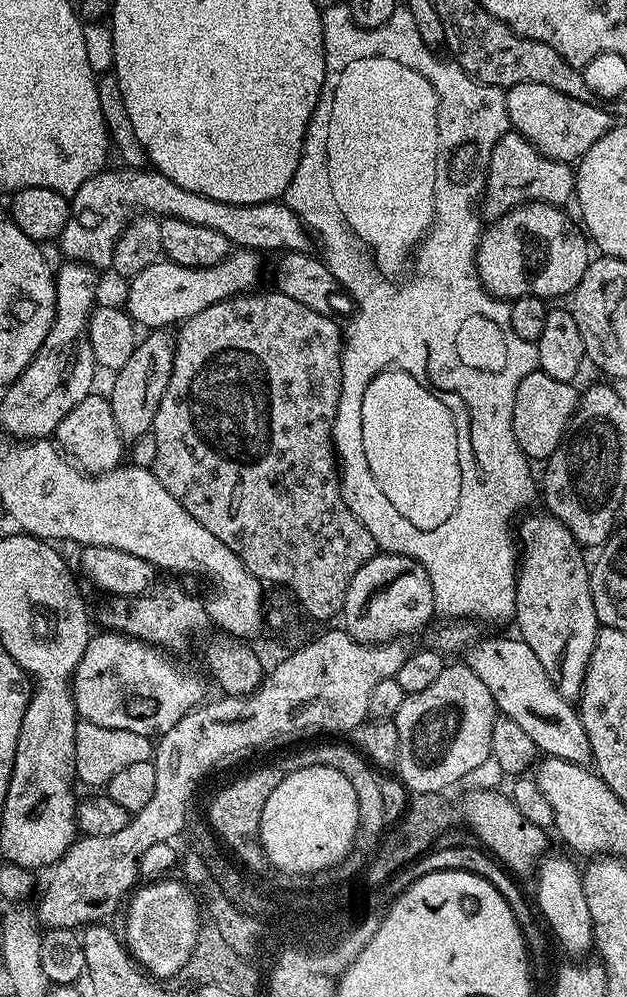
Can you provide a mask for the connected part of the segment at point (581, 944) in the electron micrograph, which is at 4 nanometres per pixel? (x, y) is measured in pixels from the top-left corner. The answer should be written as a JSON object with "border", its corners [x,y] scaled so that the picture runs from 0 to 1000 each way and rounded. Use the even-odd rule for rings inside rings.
{"border":[[[876,858],[853,872],[855,903],[852,899],[852,907],[871,928],[872,934],[879,936],[884,943],[884,938],[887,938],[888,945],[912,958],[907,960],[925,961],[930,960],[925,959],[930,955],[939,954],[943,956],[947,951],[941,909],[935,909],[935,897],[931,896],[931,881],[927,872],[917,871],[903,860],[879,859]]]}

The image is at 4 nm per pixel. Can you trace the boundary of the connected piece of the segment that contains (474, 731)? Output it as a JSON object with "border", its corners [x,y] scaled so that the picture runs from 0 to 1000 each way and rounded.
{"border":[[[745,664],[734,666],[710,665],[705,676],[699,676],[681,692],[667,692],[667,696],[649,696],[641,708],[630,718],[635,728],[635,756],[632,757],[630,773],[638,773],[638,782],[652,790],[652,795],[699,794],[732,784],[738,778],[759,774],[772,765],[780,765],[781,736],[788,733],[788,724],[794,711],[781,692],[775,692],[775,684],[750,672]]]}

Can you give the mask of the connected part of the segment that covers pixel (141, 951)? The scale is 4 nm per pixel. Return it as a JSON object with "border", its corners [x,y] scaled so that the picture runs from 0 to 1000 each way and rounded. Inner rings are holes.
{"border":[[[258,881],[225,888],[206,902],[198,943],[212,962],[244,980],[278,981],[297,967],[317,936],[314,898],[285,882]]]}

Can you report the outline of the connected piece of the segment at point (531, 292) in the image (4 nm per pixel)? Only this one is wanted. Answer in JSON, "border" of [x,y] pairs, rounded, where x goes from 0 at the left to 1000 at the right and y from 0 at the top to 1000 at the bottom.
{"border":[[[829,205],[820,211],[813,211],[805,217],[797,218],[794,221],[786,221],[770,230],[766,245],[759,249],[759,277],[766,280],[766,287],[774,293],[785,297],[796,297],[799,301],[818,302],[829,297],[866,297],[879,299],[879,297],[900,297],[904,298],[922,287],[922,283],[928,283],[928,275],[935,275],[938,266],[941,264],[941,256],[938,257],[938,249],[941,253],[941,245],[935,240],[933,234],[923,228],[919,229],[912,226],[909,218],[900,214],[898,208],[884,205]]]}

